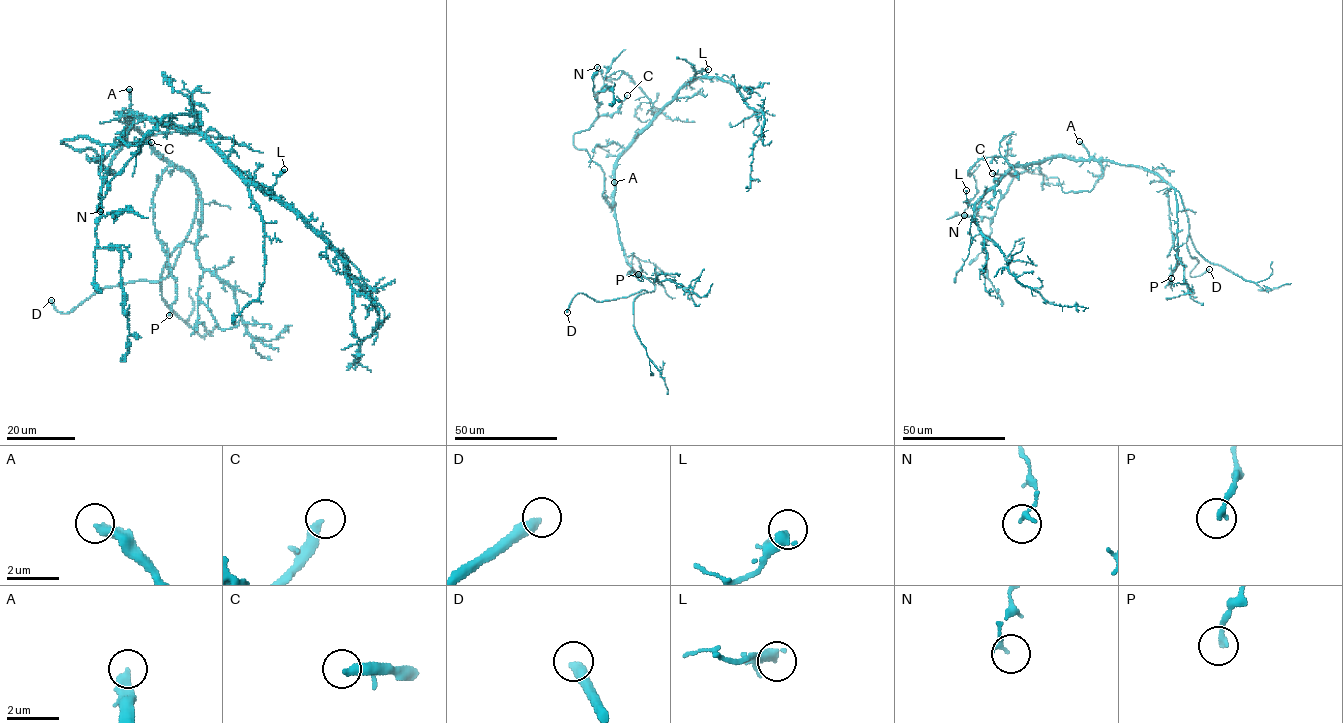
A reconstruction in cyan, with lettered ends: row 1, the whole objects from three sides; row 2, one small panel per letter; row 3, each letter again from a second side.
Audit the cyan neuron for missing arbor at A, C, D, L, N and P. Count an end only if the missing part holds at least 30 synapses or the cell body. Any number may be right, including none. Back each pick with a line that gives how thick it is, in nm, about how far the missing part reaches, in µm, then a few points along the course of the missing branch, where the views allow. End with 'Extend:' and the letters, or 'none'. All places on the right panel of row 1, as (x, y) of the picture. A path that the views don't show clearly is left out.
A: Thickness 420 nm. Missing length about 60 µm. Course of what is missing: (1079, 141), (1059, 128), (1065, 129), (1077, 159), (1091, 176), (1085, 183)
C: Thickness 360 nm. Missing length about 30 µm. Course of what is missing: (992, 173), (975, 180), (956, 197), (953, 193)
D: Thickness 420 nm. Missing length about 8 µm. Course of what is missing: (1209, 269), (1213, 256)
Extend: A, C, D

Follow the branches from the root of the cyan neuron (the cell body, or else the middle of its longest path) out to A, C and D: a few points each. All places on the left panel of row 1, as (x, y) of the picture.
A: (131, 115), (130, 119), (128, 117), (129, 89)
C: (131, 115), (126, 141), (111, 161), (112, 172), (93, 149), (62, 143), (79, 137), (102, 144), (151, 142)
D: (131, 115), (163, 157), (193, 177), (193, 226), (161, 280), (103, 287), (66, 313), (51, 300)

